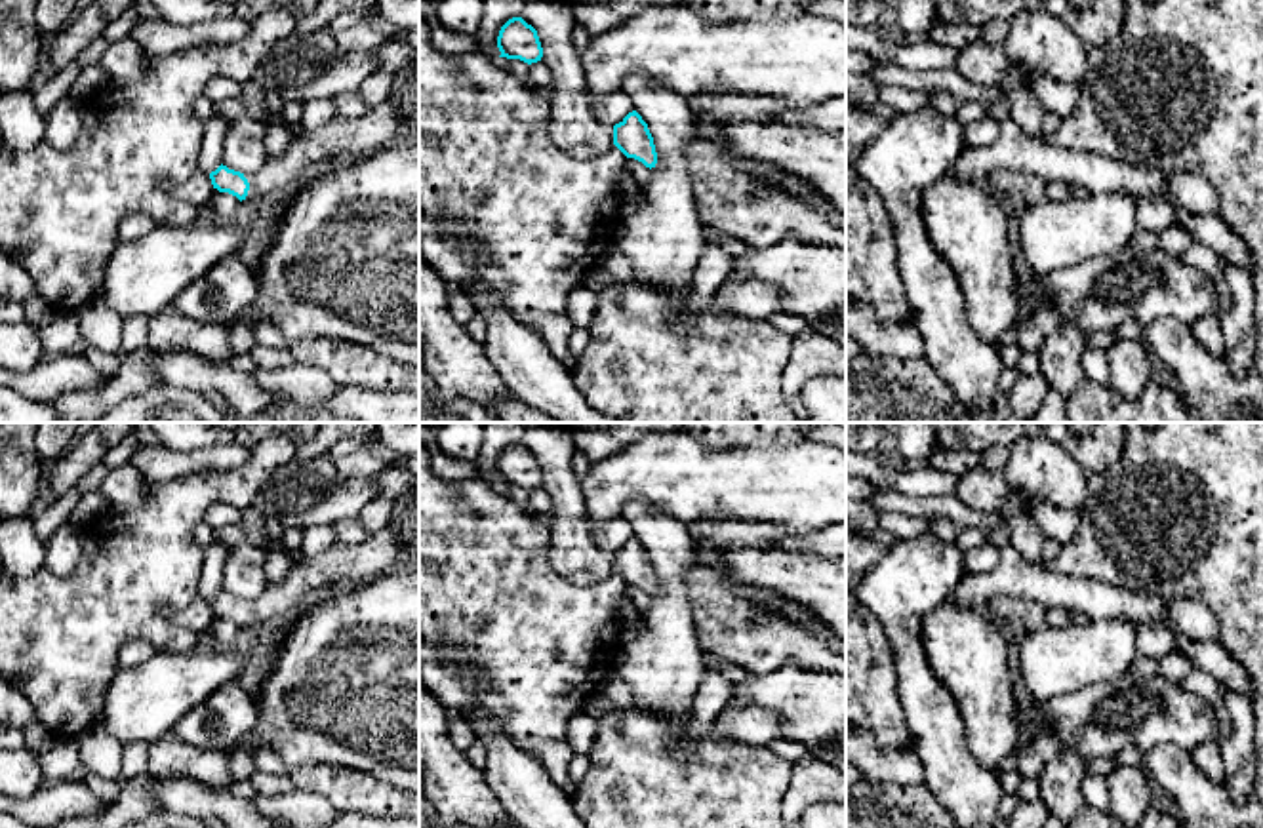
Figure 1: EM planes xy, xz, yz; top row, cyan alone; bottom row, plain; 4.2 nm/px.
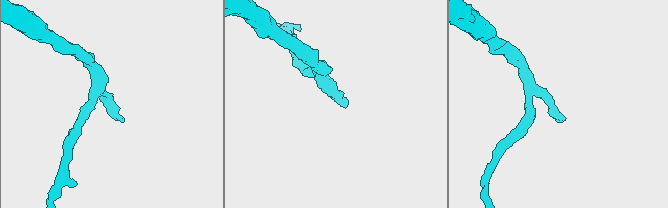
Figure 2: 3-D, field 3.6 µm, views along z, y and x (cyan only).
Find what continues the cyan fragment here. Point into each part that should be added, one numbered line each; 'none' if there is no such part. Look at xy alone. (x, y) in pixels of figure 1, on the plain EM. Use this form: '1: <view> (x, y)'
1: xy (340, 566)

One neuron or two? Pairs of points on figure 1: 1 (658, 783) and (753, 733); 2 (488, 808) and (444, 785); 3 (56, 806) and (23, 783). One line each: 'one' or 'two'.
1: two
2: one
3: two

